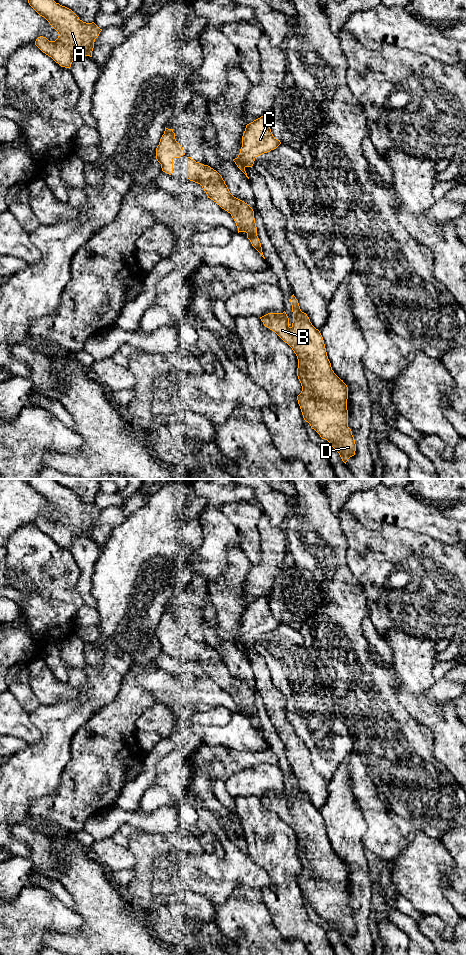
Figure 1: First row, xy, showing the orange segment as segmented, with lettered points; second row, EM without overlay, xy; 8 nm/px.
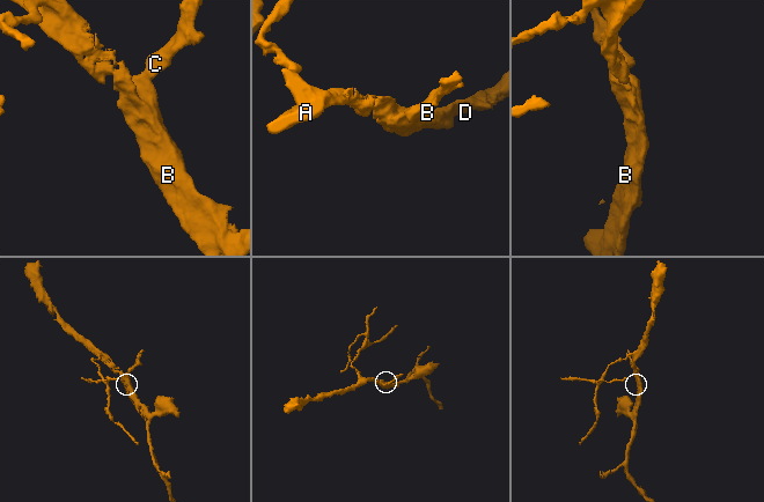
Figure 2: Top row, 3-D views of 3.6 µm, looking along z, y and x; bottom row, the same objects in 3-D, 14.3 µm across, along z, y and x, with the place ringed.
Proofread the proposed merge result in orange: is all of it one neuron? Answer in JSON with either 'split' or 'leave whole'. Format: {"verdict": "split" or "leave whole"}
{"verdict": "leave whole"}

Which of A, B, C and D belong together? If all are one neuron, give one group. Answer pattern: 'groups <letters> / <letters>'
groups A B C D

